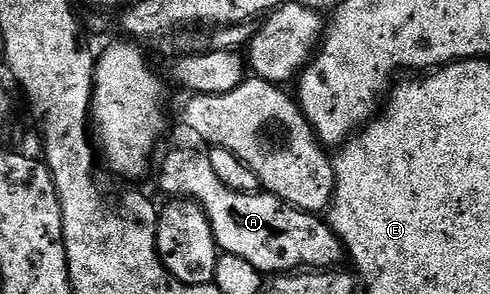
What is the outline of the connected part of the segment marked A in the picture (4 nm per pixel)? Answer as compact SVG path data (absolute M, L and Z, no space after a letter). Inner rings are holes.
M176 149L173 153L168 153L164 157L164 162L160 165L160 189L164 193L169 193L167 196L172 199L187 199L194 201L196 204L204 208L204 214L210 219L210 227L214 231L214 239L216 247L221 253L229 253L230 255L238 255L242 259L246 259L253 267L258 267L258 271L265 275L283 275L293 271L300 271L307 267L309 270L330 269L339 266L345 260L346 254L344 245L338 239L338 235L332 228L329 227L327 220L321 219L317 214L307 213L301 209L296 209L292 205L287 205L282 199L278 199L274 195L266 192L259 193L239 193L230 187L226 187L226 183L222 183L222 179L218 179L218 175L214 175L214 167L210 167L210 159L207 152L199 153L196 149Z

